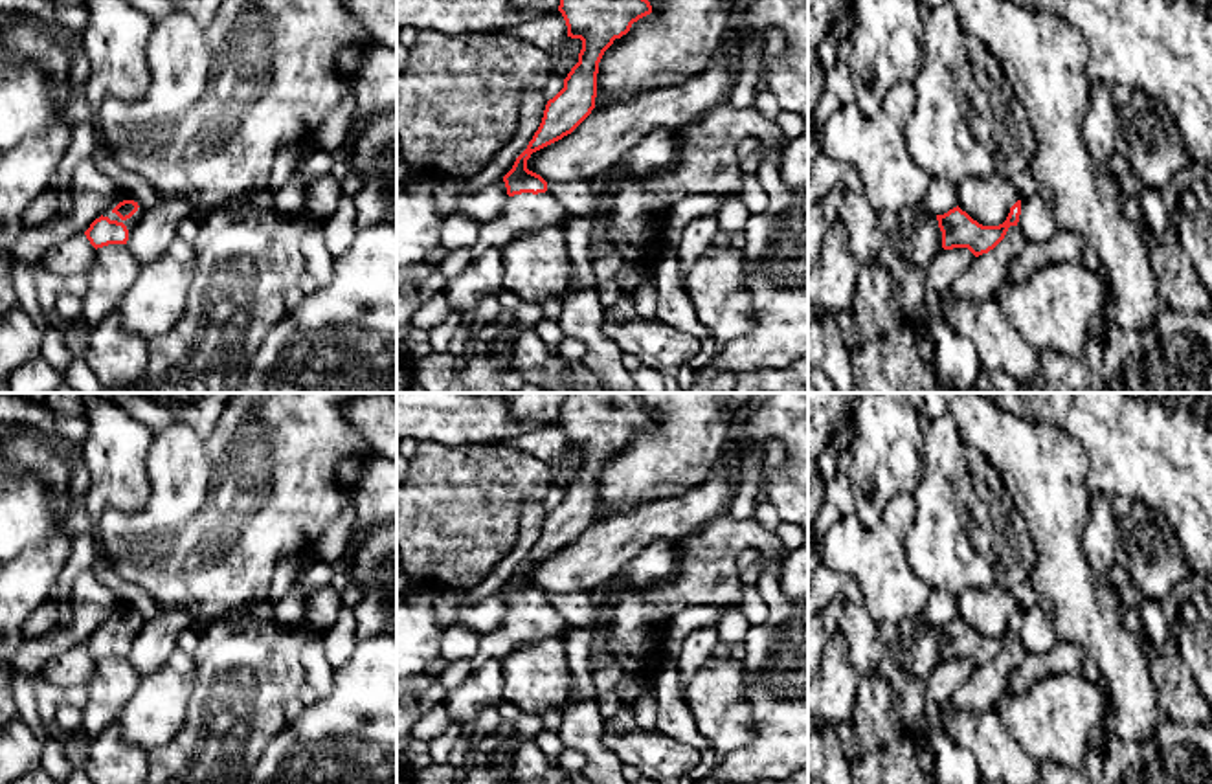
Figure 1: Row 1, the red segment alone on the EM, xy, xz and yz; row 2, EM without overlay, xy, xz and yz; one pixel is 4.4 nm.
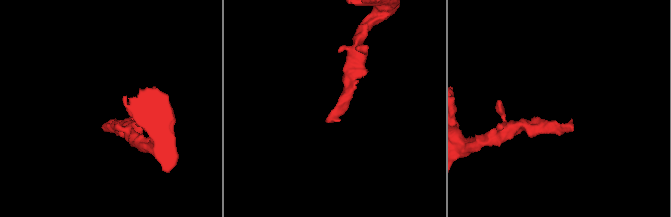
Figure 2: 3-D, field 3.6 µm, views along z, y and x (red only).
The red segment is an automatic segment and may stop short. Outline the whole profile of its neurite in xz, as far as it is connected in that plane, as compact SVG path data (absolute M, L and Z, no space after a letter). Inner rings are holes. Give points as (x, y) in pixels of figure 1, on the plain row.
M566 393L558 422L566 431L567 448L582 452L578 474L564 490L564 499L547 512L538 542L503 588L507 613L496 630L479 637L470 659L474 670L488 659L501 661L523 644L564 635L566 621L547 602L547 593L527 580L527 571L571 545L591 525L604 463L626 446L634 433L650 426L652 417L635 393Z

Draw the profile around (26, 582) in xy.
M55 531L15 560L0 562L0 659L13 659L26 643L24 628L35 608L51 602L72 538Z

